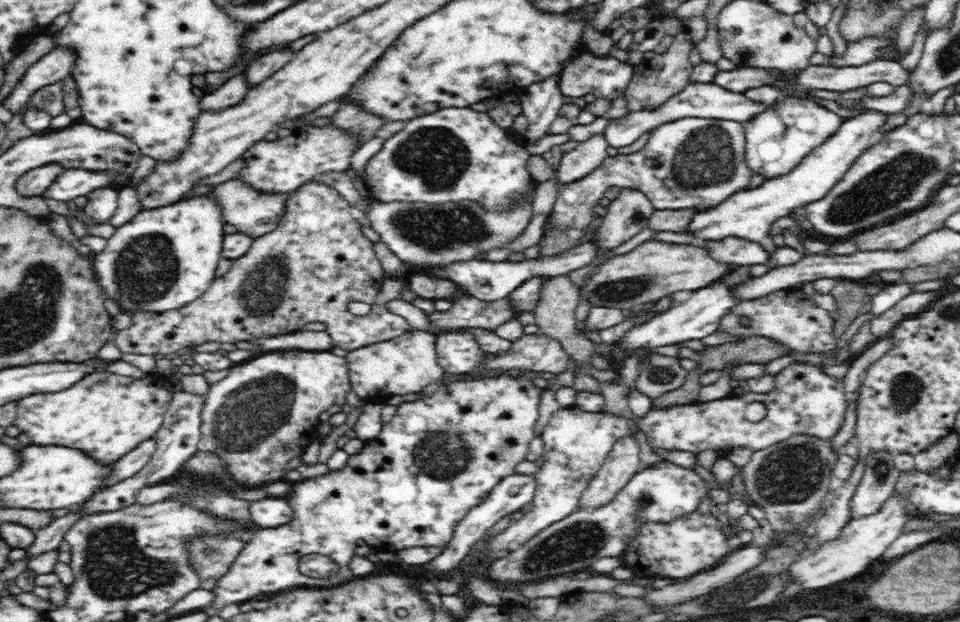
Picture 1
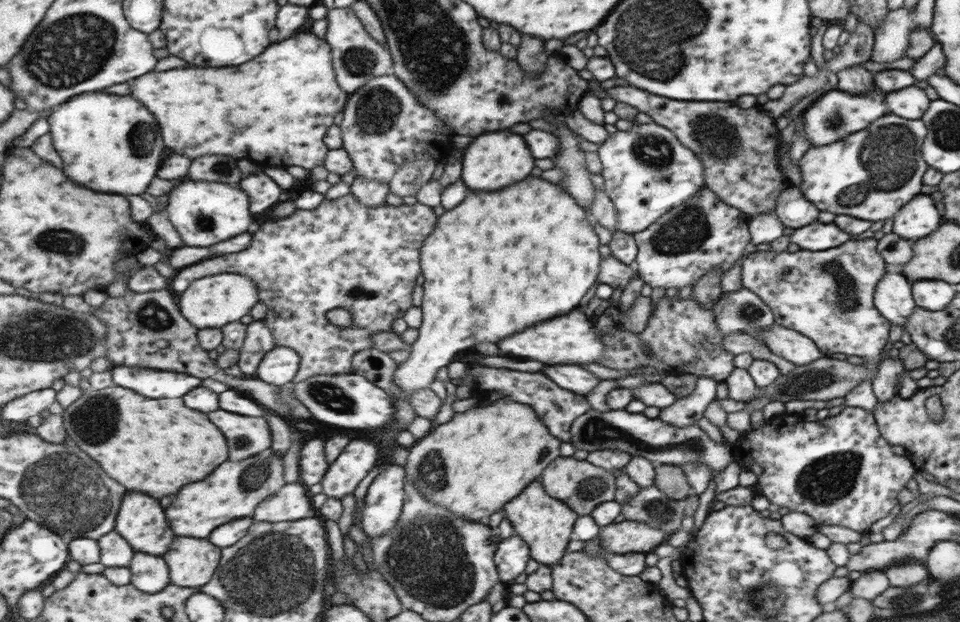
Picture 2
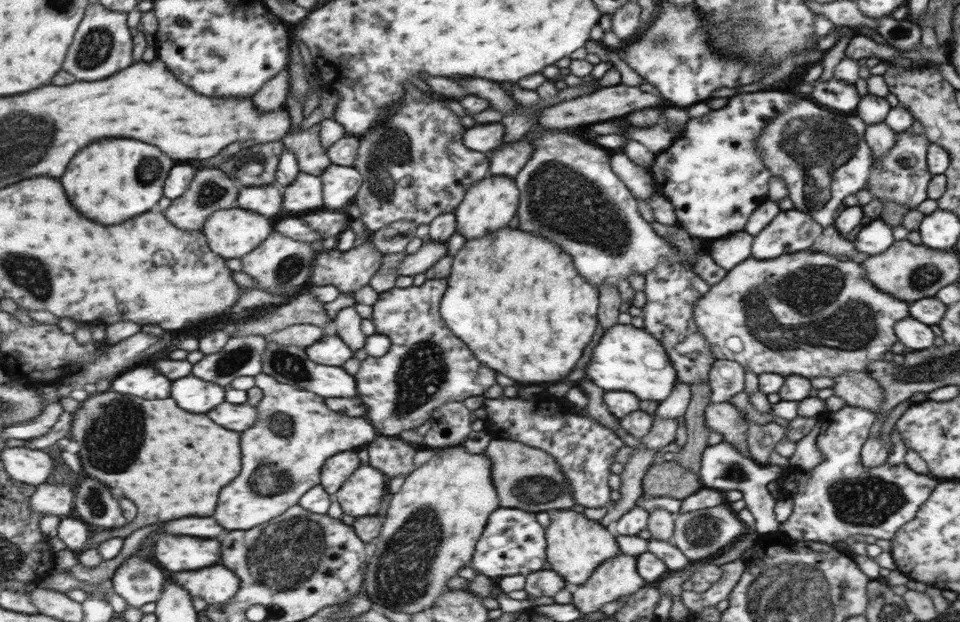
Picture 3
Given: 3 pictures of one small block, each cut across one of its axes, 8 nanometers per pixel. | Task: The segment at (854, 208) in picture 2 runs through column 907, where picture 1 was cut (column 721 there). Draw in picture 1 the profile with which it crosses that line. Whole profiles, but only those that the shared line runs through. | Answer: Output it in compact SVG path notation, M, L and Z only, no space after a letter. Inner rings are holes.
M686 117L658 126L638 152L607 156L588 176L559 188L551 211L554 230L541 238L541 255L574 247L573 242L582 238L586 226L592 222L592 206L604 198L604 192L610 187L642 193L655 210L710 208L734 192L747 191L754 172L744 162L744 153L744 124L738 121Z

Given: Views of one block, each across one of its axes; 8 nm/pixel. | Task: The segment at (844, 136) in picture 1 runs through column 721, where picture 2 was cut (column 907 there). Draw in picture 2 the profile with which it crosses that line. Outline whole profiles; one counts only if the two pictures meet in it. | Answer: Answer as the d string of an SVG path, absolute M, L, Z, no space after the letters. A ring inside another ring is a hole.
M920 194L907 204L907 208L903 208L903 212L899 212L899 216L895 216L891 232L899 238L917 240L937 230L942 222L933 200L929 195Z

